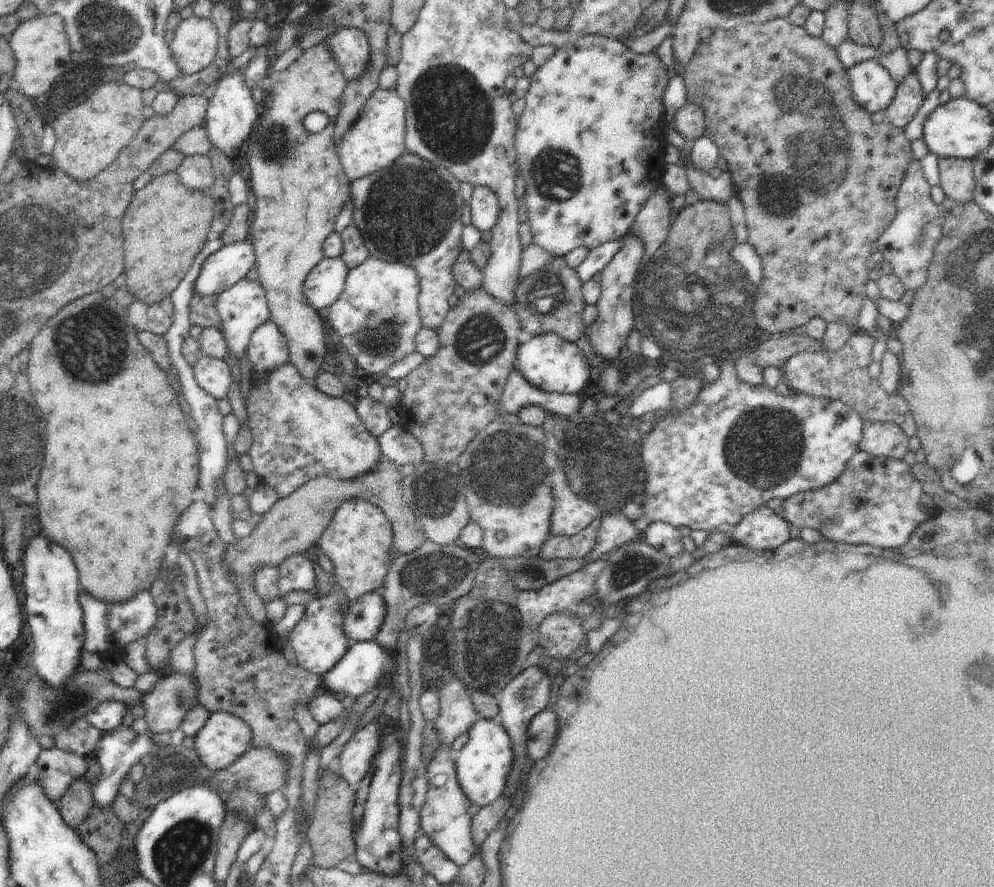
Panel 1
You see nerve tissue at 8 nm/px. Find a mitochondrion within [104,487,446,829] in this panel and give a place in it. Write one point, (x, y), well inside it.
(159, 781)

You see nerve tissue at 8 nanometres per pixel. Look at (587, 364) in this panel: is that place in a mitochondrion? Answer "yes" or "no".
no

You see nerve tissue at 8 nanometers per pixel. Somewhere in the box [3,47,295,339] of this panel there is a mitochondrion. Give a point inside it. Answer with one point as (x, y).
(70, 89)

